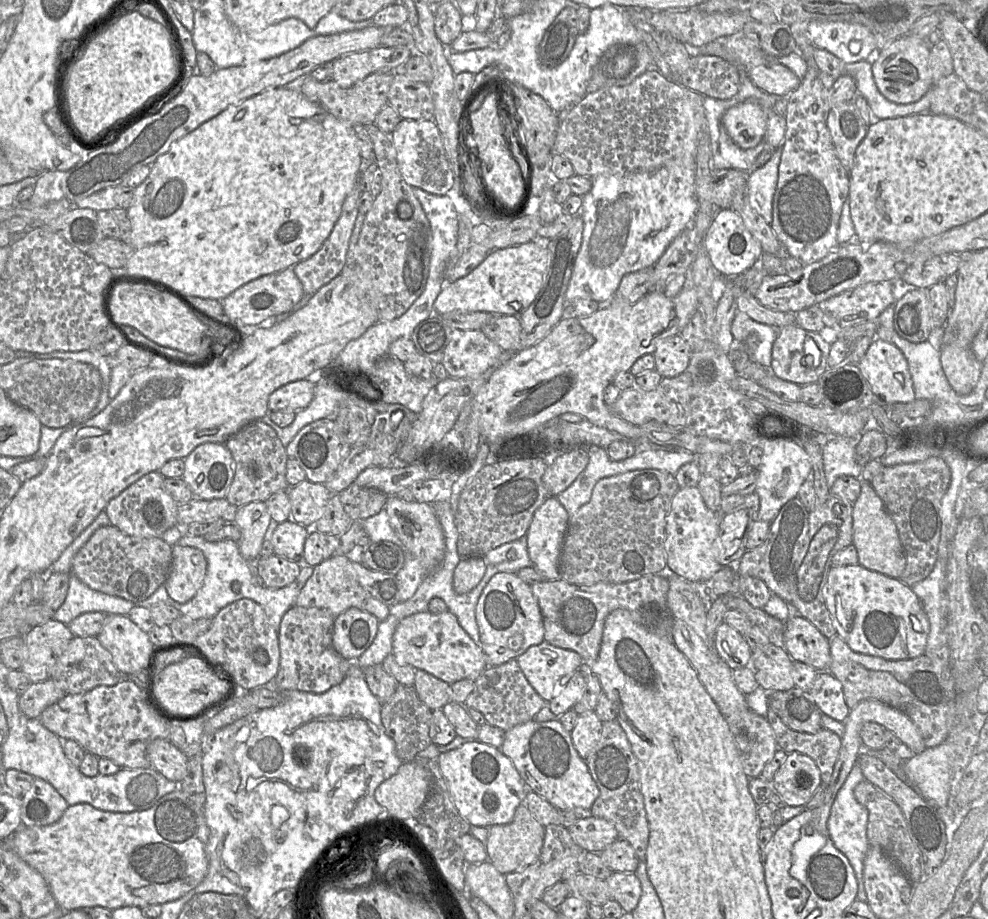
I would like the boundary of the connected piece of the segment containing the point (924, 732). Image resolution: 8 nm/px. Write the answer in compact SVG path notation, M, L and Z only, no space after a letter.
M834 636L831 639L829 639L829 641L830 641L831 663L828 667L828 671L841 682L845 701L850 709L854 708L861 701L876 700L905 713L917 726L926 748L936 747L937 745L947 740L947 738L951 734L952 726L955 724L955 683L952 679L952 674L950 671L950 657L949 657L949 662L943 661L939 657L928 657L927 655L921 655L919 657L911 658L911 659L888 660L877 656L855 652L839 636Z

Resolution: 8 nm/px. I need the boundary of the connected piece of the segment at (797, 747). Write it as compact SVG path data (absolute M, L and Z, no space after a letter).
M770 709L766 718L775 733L778 749L811 757L820 770L821 779L828 785L838 759L842 737L824 727L814 734L792 730Z

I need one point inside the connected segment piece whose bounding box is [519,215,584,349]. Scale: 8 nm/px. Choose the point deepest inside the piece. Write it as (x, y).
(544, 313)

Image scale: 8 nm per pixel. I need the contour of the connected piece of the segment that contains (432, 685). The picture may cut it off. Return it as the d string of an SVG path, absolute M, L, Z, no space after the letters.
M416 670L413 687L420 700L432 711L442 709L451 701L450 685L423 670Z

